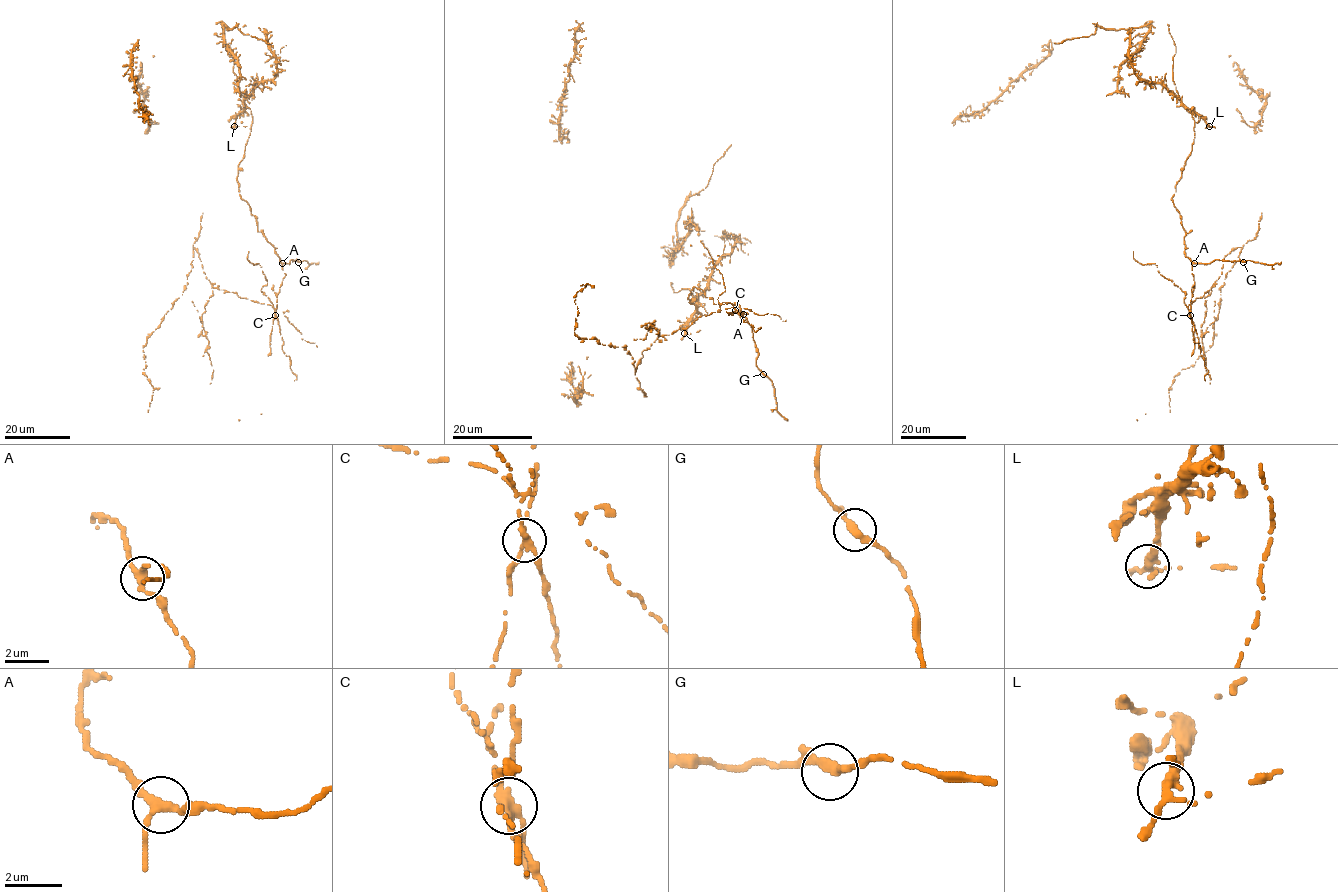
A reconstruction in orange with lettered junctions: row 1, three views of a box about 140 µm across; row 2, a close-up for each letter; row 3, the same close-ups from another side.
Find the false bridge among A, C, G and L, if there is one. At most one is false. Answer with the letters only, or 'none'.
C

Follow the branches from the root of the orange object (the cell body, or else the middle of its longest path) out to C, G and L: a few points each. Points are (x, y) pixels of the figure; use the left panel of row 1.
C: (245, 200), (255, 216), (257, 230), (274, 248), (285, 274), (277, 294), (275, 316)
G: (245, 200), (255, 216), (257, 230), (274, 248), (280, 261), (298, 262)
L: (245, 200), (239, 195), (238, 165), (251, 131), (252, 117), (249, 108), (237, 116), (234, 126)

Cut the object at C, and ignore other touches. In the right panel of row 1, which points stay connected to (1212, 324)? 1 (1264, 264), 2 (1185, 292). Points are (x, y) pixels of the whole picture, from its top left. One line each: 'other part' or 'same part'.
1: other part
2: same part

